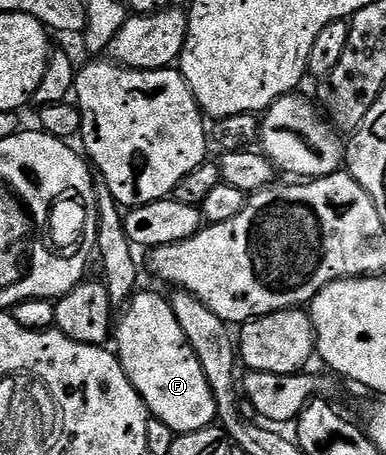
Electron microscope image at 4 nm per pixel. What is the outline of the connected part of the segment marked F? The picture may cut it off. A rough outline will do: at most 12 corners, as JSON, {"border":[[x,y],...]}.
{"border":[[141,290],[115,355],[175,434],[217,420],[207,374],[168,299]]}

